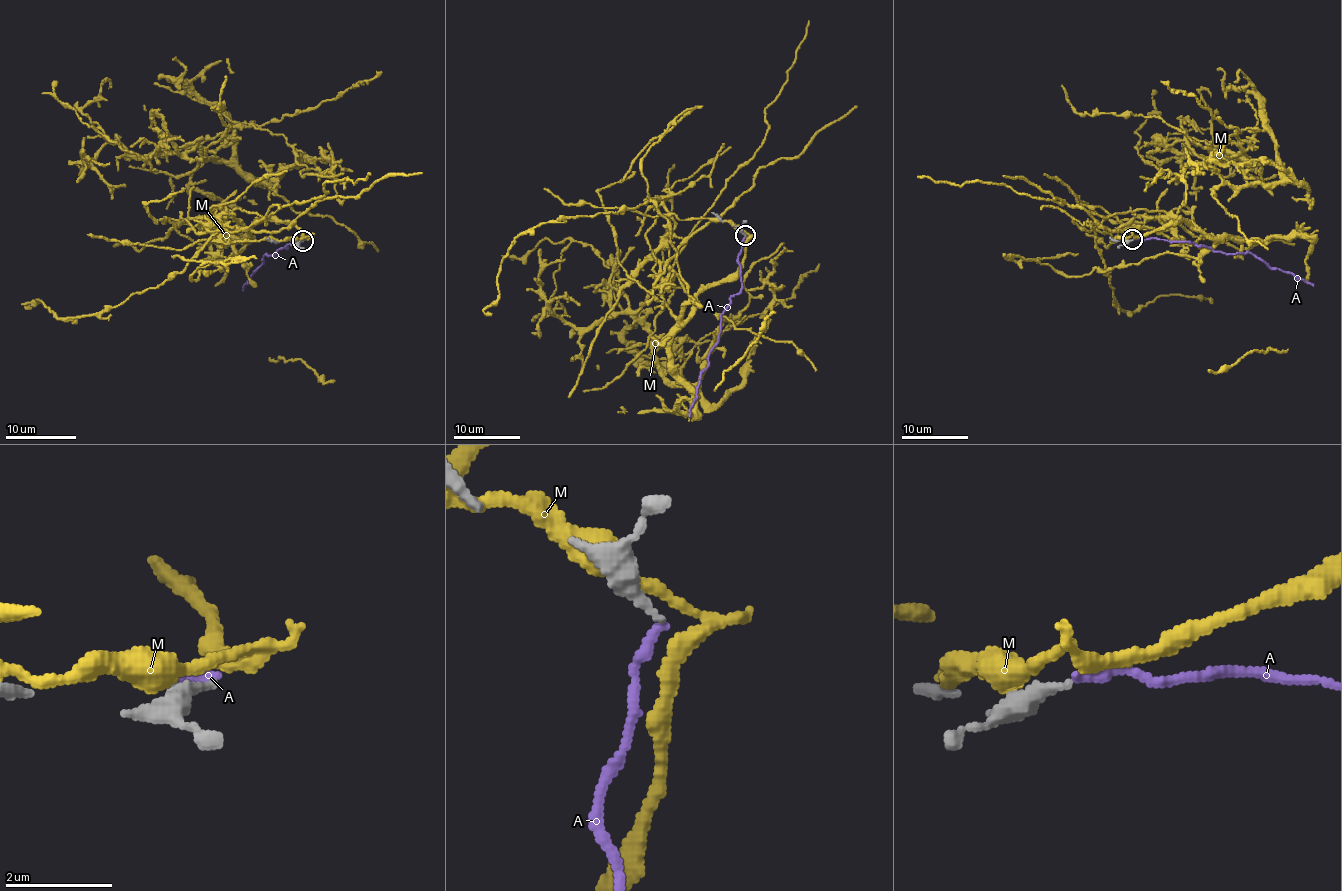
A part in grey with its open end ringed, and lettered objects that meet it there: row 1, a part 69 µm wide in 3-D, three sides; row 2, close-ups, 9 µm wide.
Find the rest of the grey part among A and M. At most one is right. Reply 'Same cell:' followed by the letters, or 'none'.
Same cell: none

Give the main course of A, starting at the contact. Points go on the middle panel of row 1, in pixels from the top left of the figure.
A: (746, 237), (738, 257), (741, 290), (721, 315), (719, 340), (701, 373), (689, 416)

